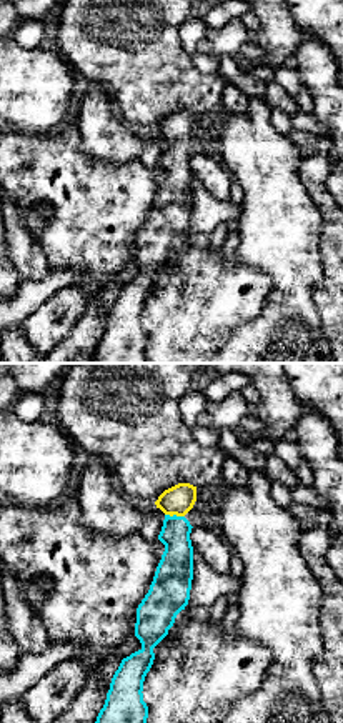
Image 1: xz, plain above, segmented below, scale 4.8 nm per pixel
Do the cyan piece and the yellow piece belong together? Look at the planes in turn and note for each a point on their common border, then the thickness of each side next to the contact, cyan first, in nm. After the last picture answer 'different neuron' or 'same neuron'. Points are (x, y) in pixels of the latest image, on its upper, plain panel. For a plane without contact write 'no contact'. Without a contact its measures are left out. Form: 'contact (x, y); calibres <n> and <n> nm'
contact (175, 142); calibres 160 and 150 nm

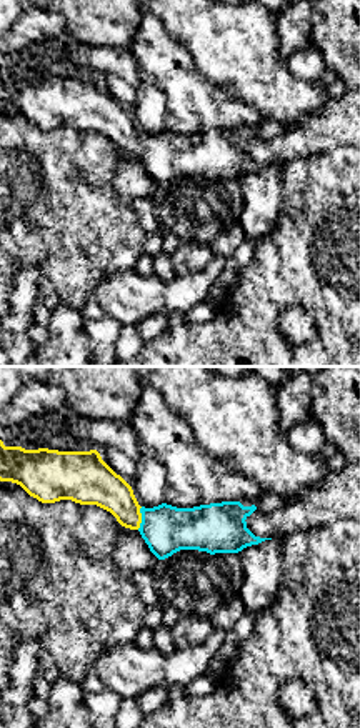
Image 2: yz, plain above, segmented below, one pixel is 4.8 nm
contact (142, 145); calibres 240 and 190 nm

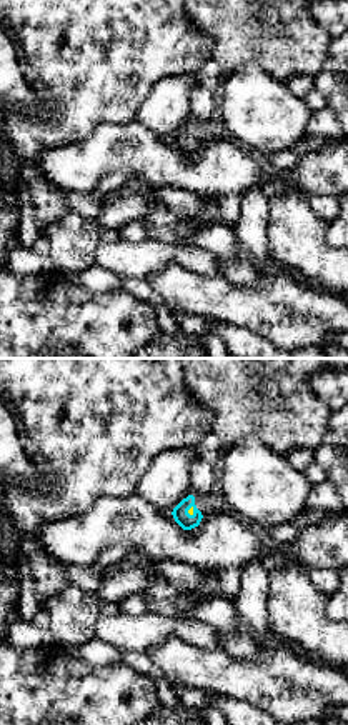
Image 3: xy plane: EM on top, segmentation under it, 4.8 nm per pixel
contact (193, 137); calibres 80 and 20 nm

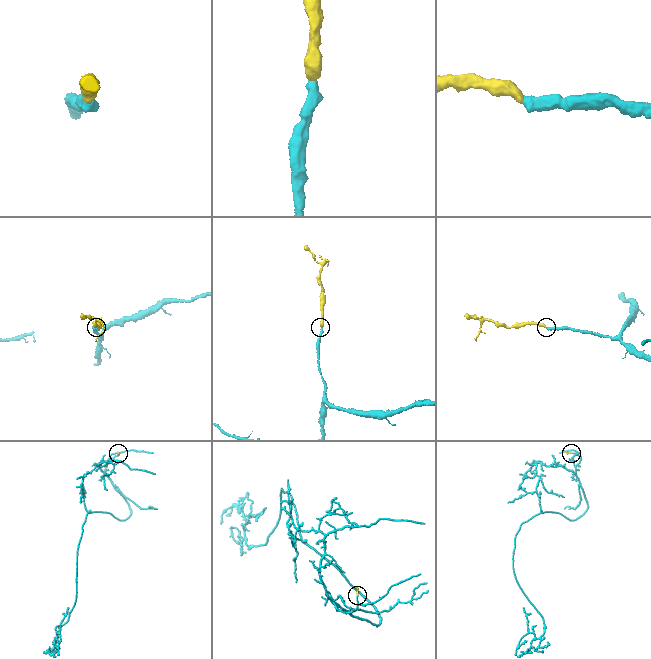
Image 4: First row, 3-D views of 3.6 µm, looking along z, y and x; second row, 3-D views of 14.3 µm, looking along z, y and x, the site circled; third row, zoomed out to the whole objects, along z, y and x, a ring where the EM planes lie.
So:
same neuron

